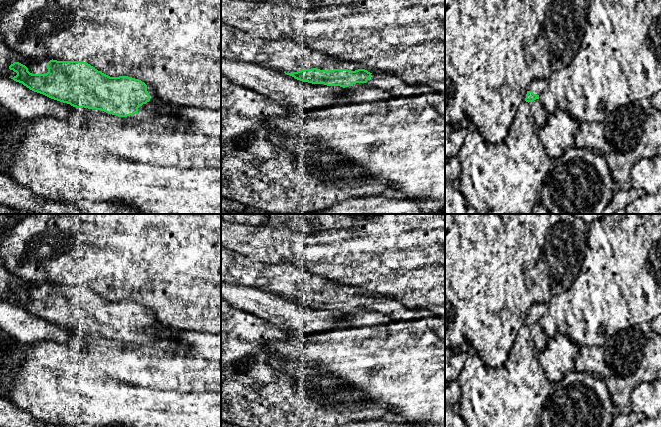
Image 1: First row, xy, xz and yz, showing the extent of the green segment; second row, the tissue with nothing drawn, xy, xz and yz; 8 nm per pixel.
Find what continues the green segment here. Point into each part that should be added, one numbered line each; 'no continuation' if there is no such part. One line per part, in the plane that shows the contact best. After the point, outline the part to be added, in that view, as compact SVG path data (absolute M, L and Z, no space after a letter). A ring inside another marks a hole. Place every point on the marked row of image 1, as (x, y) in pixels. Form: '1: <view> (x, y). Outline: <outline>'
1: xy (167, 109). Outline: M147 85L147 91L150 95L150 101L147 102L146 104L143 104L142 106L139 106L138 115L141 115L142 113L144 113L145 108L150 104L154 106L159 106L160 107L159 111L162 112L164 115L166 115L170 119L171 121L170 124L176 126L178 124L178 121L175 115L176 106L162 102L160 99L158 99L156 97L155 89L152 86Z

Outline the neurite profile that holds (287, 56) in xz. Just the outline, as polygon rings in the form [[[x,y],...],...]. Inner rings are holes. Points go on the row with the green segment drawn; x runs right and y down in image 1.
[[[221,23],[222,59],[254,63],[286,73],[313,68],[326,71],[365,69],[370,73],[380,72],[356,62],[342,61],[327,54],[316,53],[309,47],[292,40],[268,41],[223,23]]]

